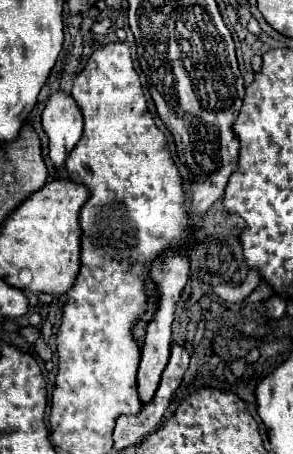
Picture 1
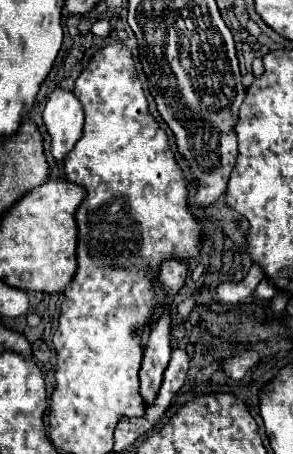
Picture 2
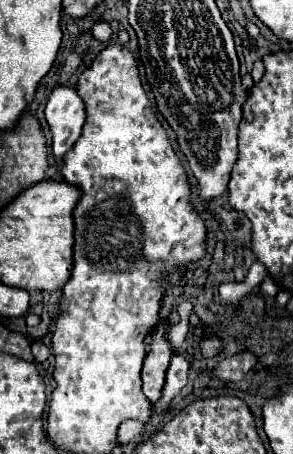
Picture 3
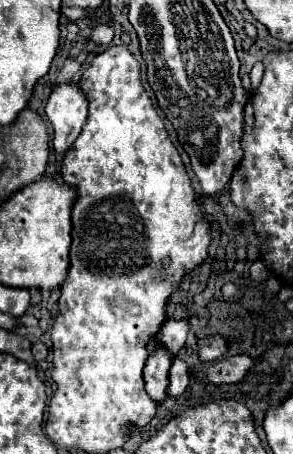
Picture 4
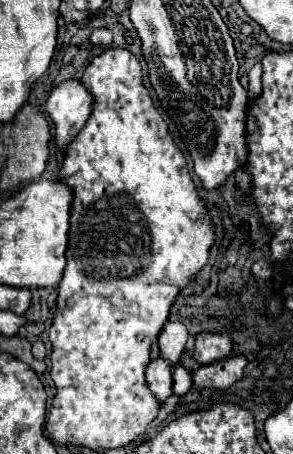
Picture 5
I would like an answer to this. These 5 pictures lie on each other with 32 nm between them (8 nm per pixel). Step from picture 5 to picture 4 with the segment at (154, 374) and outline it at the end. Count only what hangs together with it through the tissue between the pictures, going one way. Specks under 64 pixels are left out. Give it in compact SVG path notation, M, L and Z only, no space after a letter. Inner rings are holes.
M156 336L156 352L148 356L146 366L144 366L144 384L146 392L154 402L162 402L166 396L166 386L168 386L168 368L172 364L168 350L160 342L160 336Z

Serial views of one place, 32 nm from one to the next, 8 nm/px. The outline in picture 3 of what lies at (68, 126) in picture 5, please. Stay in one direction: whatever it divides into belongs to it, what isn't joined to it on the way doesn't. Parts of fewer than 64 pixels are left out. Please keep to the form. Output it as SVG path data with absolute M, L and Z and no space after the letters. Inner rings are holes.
M56 86L48 96L44 118L52 132L52 154L56 158L64 158L82 134L82 124L86 118L84 102L74 88Z

